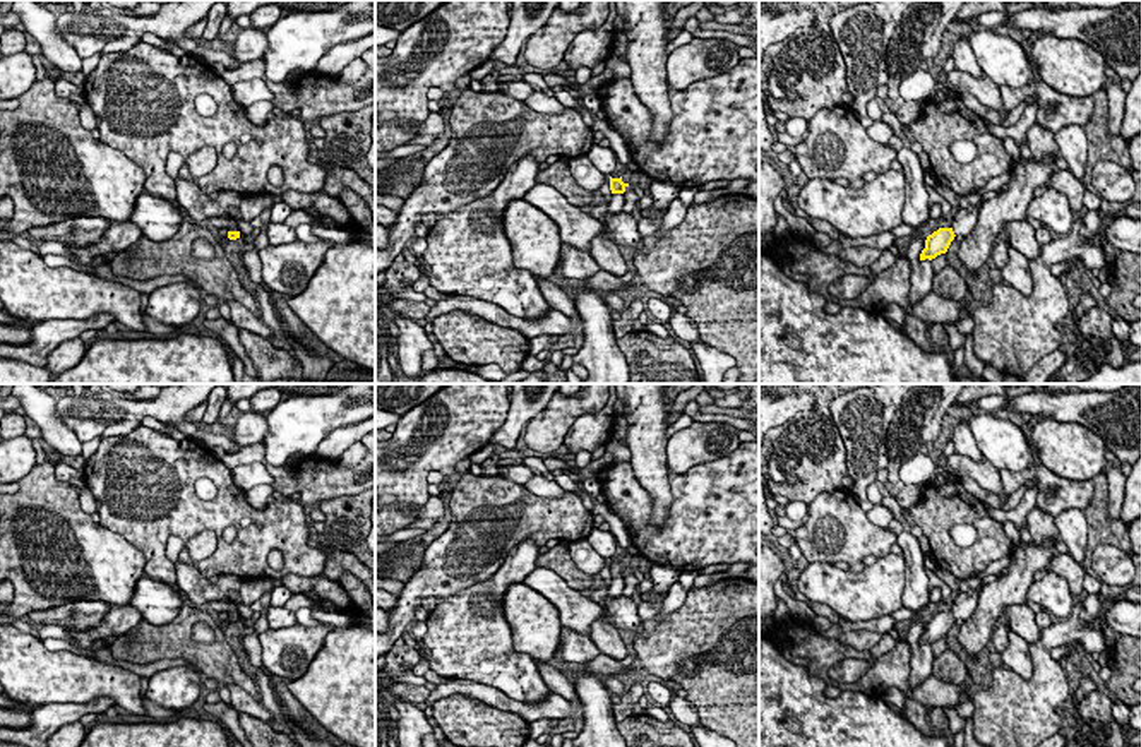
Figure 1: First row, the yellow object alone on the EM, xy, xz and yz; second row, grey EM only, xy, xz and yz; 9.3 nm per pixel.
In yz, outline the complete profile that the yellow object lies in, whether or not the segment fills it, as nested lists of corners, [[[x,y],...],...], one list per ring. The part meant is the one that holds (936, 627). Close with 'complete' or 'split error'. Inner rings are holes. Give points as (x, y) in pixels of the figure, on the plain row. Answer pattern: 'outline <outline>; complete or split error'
outline [[[983,584],[978,589],[958,591],[951,598],[949,612],[939,612],[937,615],[927,620],[925,632],[920,637],[920,644],[932,644],[941,637],[946,637],[956,619],[970,619],[977,610],[982,588]]]; split error

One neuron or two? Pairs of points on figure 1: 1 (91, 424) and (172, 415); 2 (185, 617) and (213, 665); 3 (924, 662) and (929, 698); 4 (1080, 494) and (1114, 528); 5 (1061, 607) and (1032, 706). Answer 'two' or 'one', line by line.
1: one
2: one
3: two
4: two
5: two

